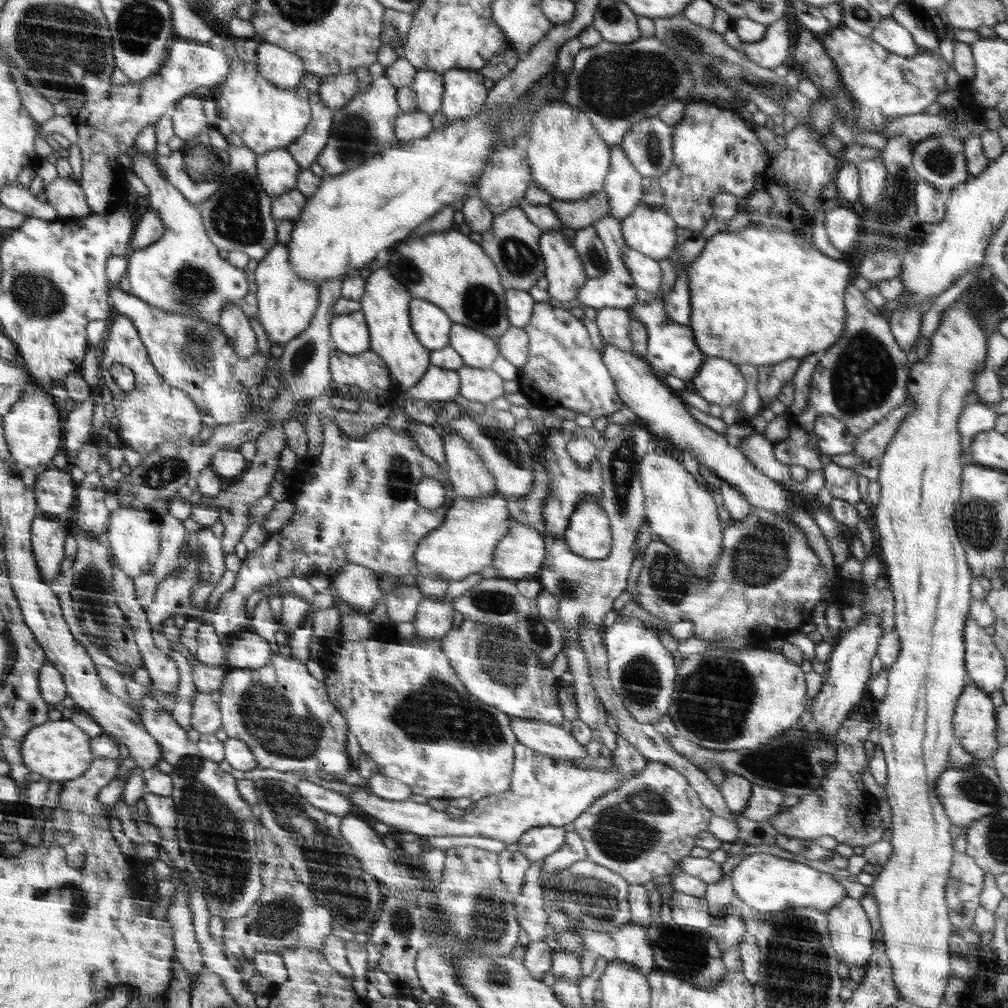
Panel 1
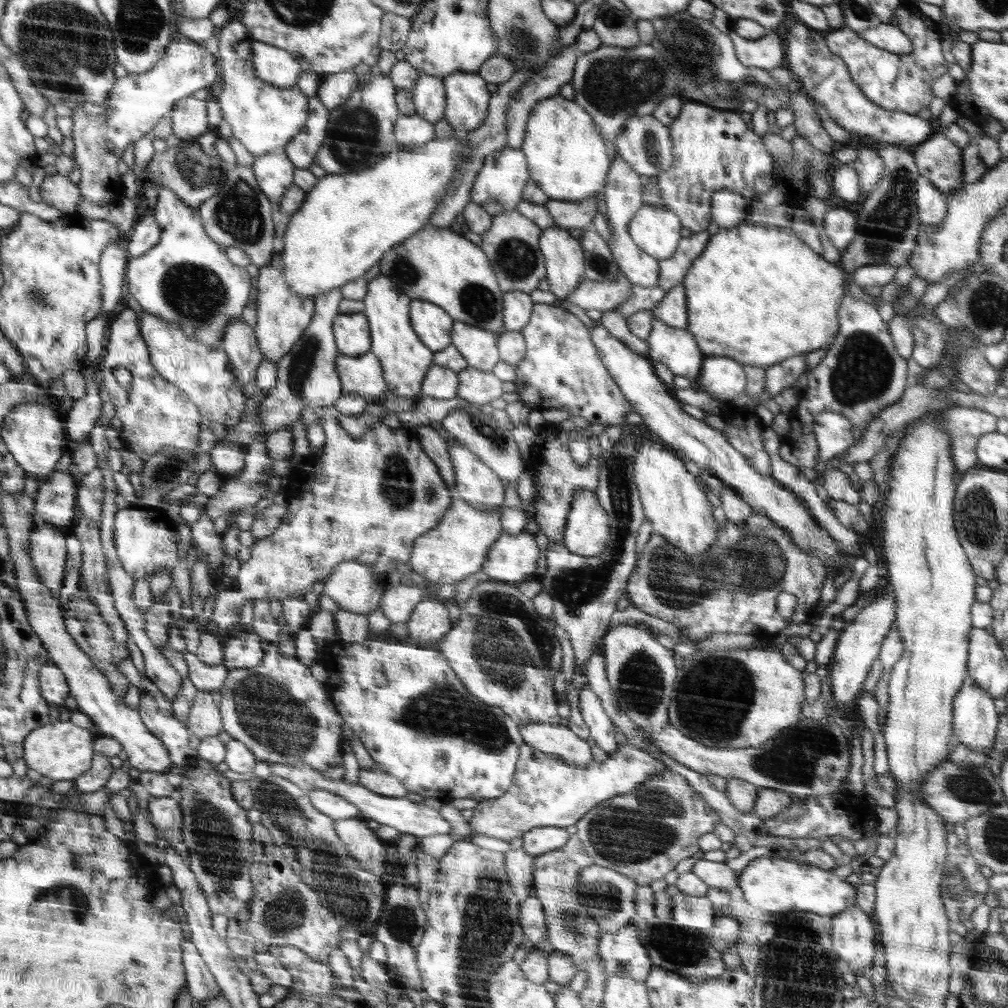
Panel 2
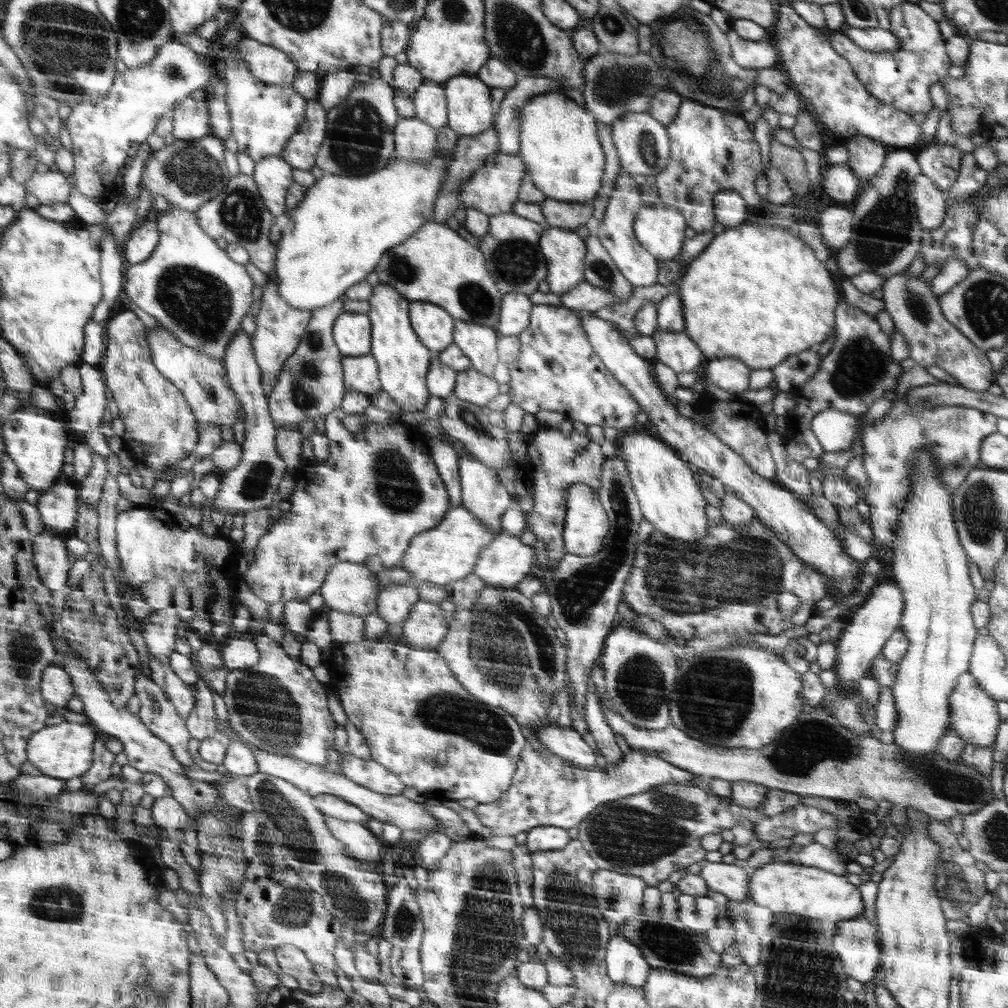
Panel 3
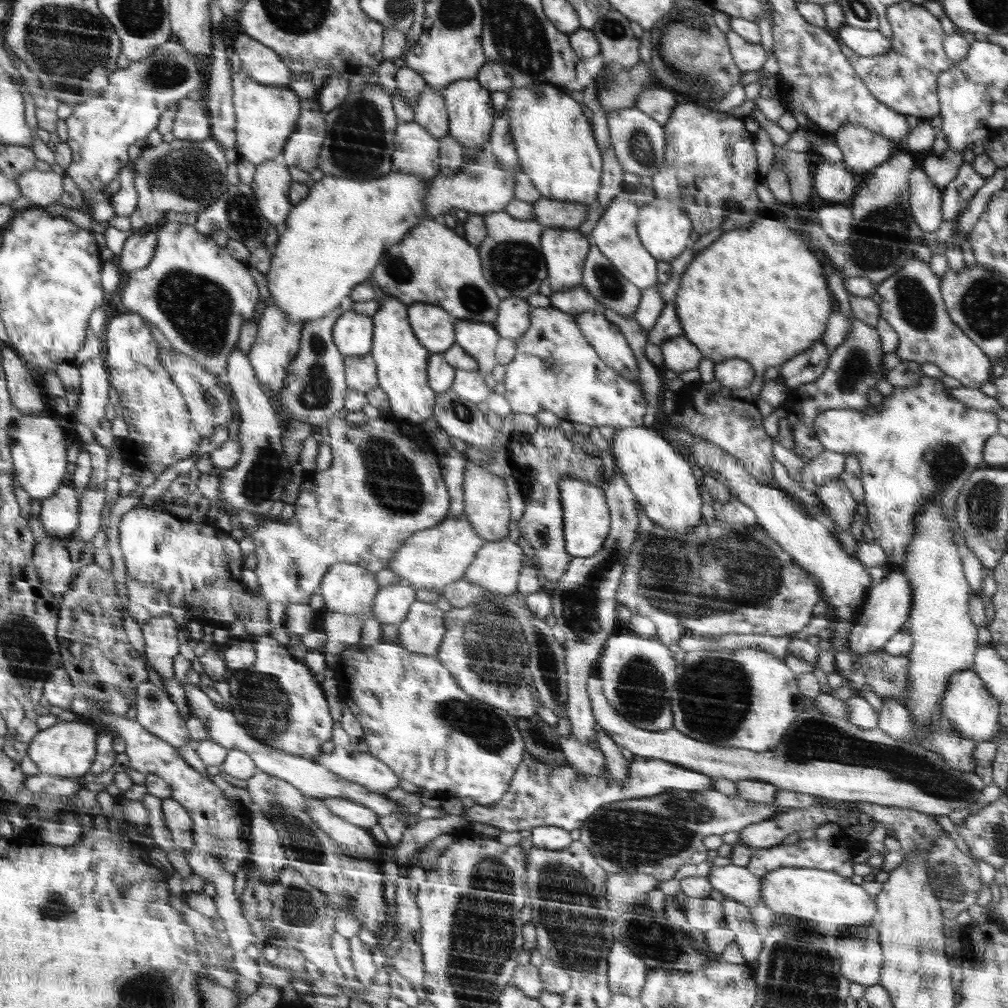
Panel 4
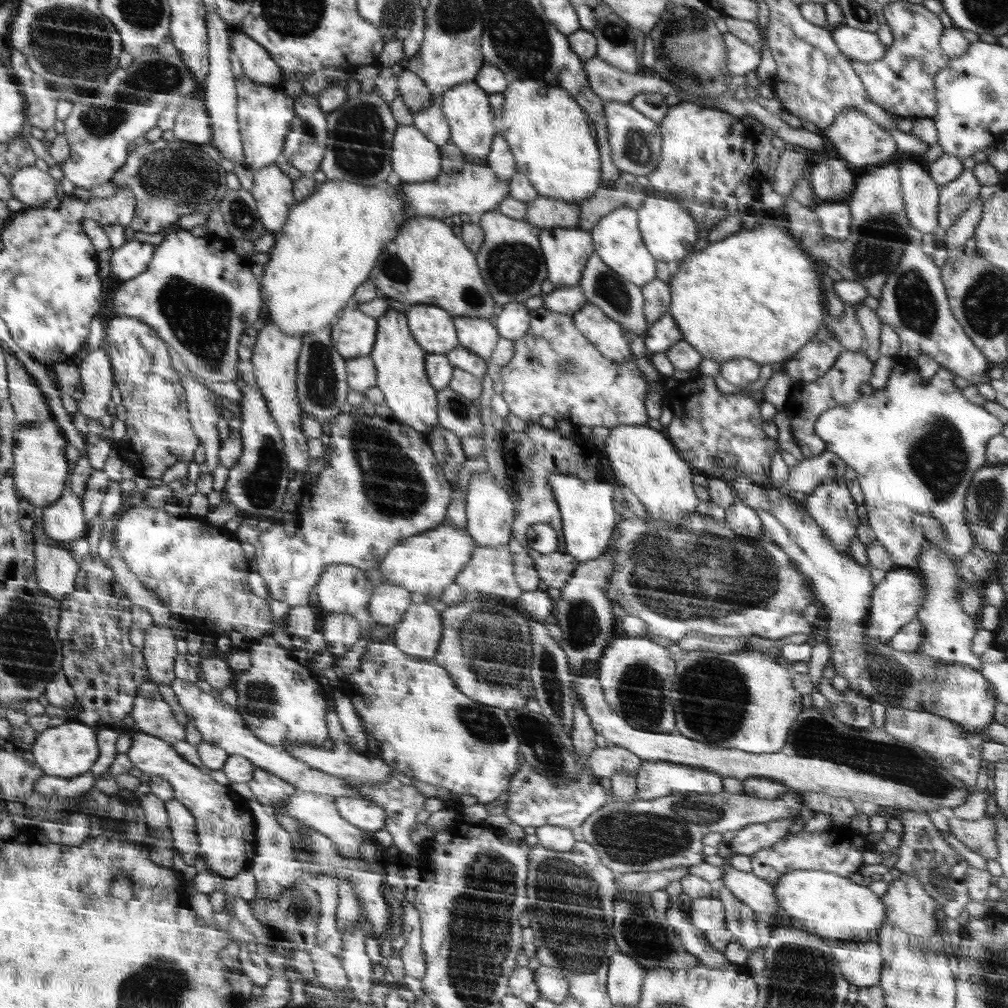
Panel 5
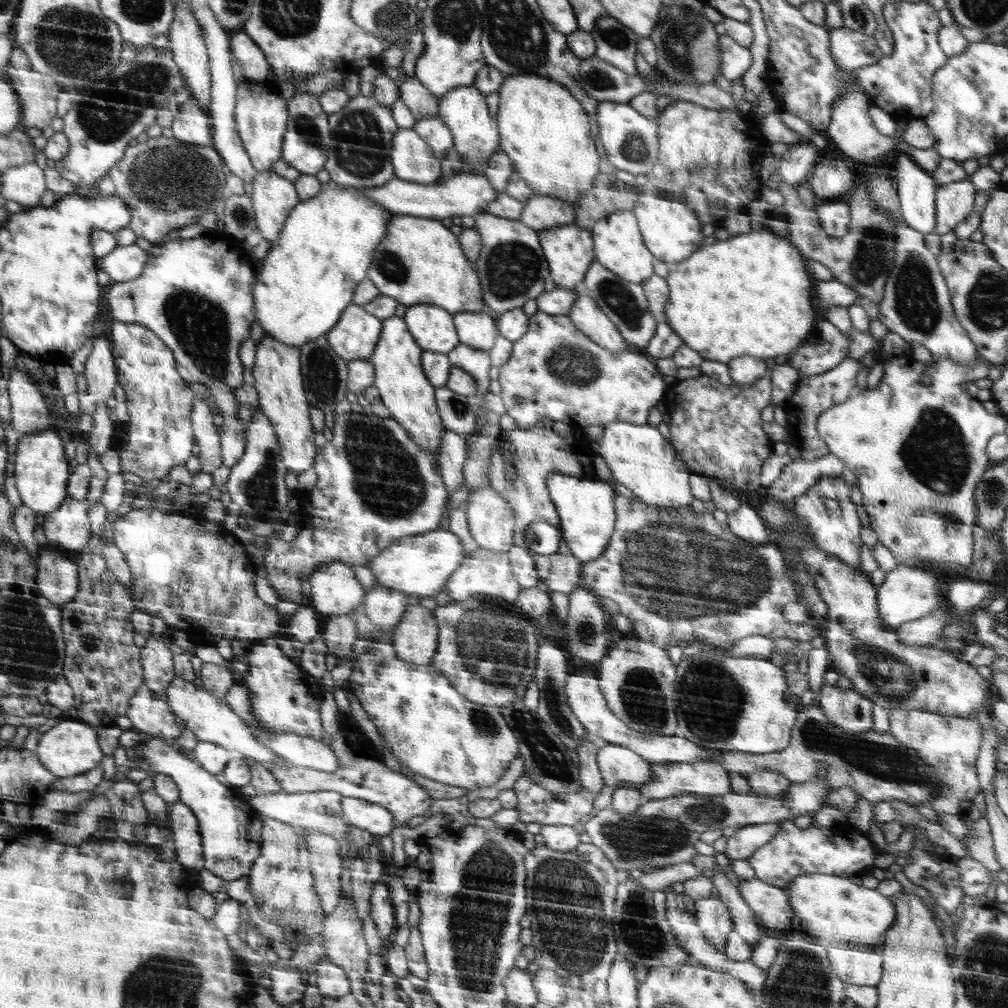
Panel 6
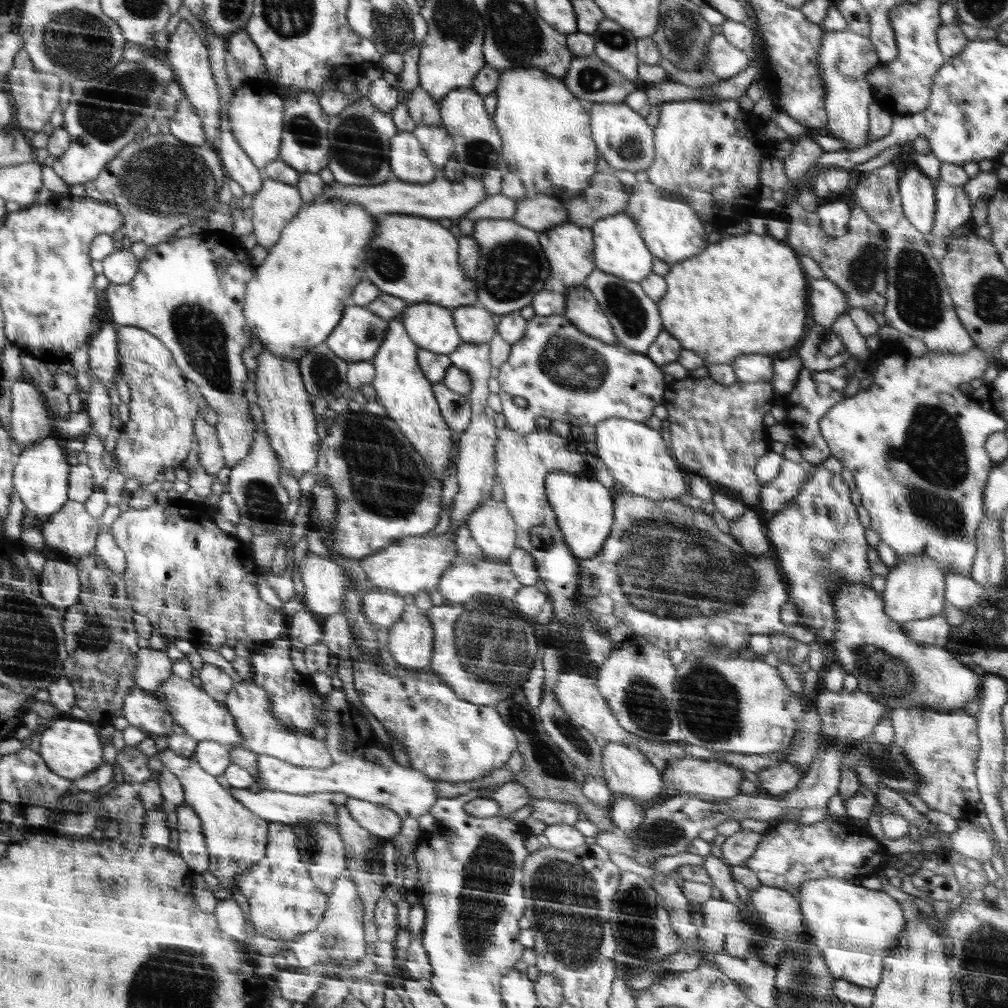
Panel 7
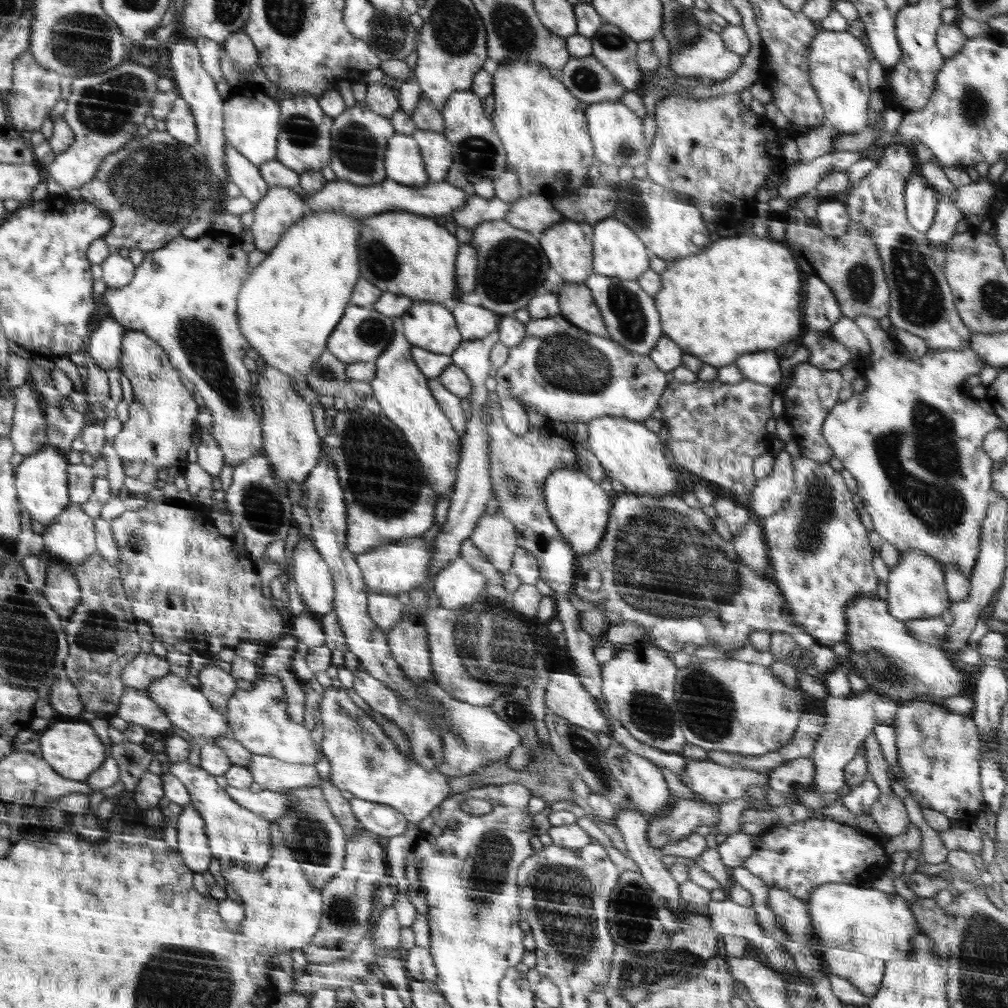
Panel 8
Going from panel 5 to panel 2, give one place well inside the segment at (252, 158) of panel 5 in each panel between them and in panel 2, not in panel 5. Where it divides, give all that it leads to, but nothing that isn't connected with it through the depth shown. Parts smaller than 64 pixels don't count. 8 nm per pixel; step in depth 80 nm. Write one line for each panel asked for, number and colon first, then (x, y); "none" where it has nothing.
2: (265, 118)
3: (264, 117)
4: (266, 116)

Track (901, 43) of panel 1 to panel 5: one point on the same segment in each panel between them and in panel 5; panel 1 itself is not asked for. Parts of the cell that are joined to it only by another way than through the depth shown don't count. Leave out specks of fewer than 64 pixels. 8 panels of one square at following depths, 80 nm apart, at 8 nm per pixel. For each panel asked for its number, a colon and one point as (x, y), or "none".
2: (888, 37)
3: (877, 40)
4: (867, 43)
5: (859, 45)

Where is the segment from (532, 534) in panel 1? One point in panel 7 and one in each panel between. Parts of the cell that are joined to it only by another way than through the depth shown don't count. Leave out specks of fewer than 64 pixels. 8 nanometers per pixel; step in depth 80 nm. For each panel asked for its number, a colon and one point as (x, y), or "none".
2: (514, 558)
3: (506, 562)
4: (497, 567)
5: (491, 569)
6: (483, 572)
7: (464, 579)

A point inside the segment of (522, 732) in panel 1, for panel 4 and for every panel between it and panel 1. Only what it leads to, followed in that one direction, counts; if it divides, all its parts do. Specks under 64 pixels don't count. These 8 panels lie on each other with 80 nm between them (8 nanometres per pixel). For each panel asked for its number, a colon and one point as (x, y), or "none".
2: (554, 739)
3: (566, 743)
4: (583, 757)

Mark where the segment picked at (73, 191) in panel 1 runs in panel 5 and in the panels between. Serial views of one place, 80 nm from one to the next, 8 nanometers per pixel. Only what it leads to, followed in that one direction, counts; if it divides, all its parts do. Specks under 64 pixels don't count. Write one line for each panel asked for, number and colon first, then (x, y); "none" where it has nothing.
2: (59, 191)
3: (52, 187)
4: (42, 188)
5: (33, 187)

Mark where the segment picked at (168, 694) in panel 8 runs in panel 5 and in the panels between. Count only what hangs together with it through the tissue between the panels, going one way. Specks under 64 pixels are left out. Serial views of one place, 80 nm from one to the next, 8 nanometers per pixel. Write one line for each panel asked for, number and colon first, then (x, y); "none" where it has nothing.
5: (219, 723)
6: (211, 719)
7: (200, 715)

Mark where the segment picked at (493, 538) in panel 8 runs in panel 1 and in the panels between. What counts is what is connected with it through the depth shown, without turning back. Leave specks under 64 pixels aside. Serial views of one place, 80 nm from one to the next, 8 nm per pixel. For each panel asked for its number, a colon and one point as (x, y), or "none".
1: (471, 478)
2: (475, 483)
3: (482, 492)
4: (485, 500)
5: (489, 511)
6: (490, 518)
7: (491, 525)

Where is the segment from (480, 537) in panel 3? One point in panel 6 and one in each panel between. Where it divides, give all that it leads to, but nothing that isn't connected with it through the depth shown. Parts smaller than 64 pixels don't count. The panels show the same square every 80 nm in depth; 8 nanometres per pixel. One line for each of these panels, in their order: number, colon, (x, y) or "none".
4: (429, 560)
5: (427, 563)
6: (420, 566)

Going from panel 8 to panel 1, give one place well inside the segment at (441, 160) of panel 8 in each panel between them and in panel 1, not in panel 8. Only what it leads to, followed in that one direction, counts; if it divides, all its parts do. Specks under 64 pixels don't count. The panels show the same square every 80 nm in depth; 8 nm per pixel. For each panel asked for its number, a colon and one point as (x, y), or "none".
1: (428, 86)
2: (429, 93)
3: (429, 100)
4: (431, 112)
5: (431, 121)
6: (437, 135)
7: (437, 143)

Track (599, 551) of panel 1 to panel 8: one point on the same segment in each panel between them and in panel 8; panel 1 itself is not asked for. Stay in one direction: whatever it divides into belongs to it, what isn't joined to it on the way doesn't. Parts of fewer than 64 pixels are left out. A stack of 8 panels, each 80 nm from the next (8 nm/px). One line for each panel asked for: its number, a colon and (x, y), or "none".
2: (587, 533)
3: (587, 524)
4: (586, 522)
5: (589, 519)
6: (586, 512)
7: (583, 507)
8: (581, 509)

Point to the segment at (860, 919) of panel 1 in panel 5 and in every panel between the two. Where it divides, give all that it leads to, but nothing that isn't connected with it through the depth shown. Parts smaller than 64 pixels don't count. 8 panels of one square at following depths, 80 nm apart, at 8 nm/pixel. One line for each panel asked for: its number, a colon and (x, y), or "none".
2: (852, 933)
3: (854, 940)
4: (860, 952)
5: (860, 963)

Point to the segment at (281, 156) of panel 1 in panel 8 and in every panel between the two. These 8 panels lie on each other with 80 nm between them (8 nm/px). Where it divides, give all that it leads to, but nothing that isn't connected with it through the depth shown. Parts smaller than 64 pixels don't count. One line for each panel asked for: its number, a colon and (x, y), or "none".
2: (274, 172)
3: (274, 176)
4: (272, 181)
5: (273, 192)
6: (274, 197)
7: (277, 203)
8: (281, 208)

